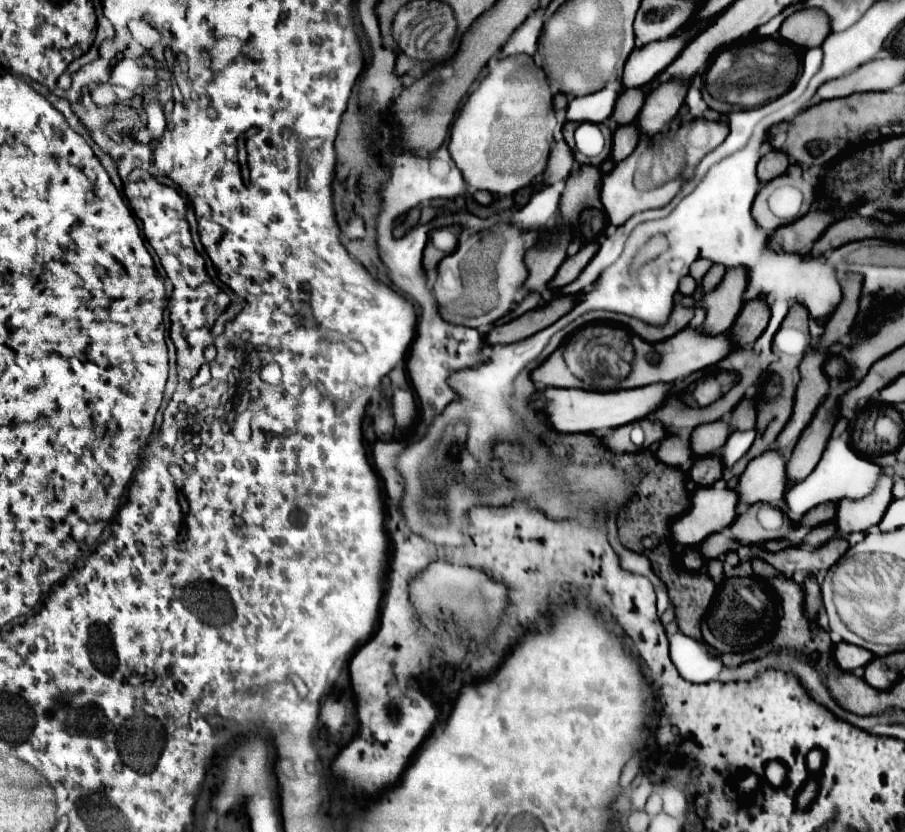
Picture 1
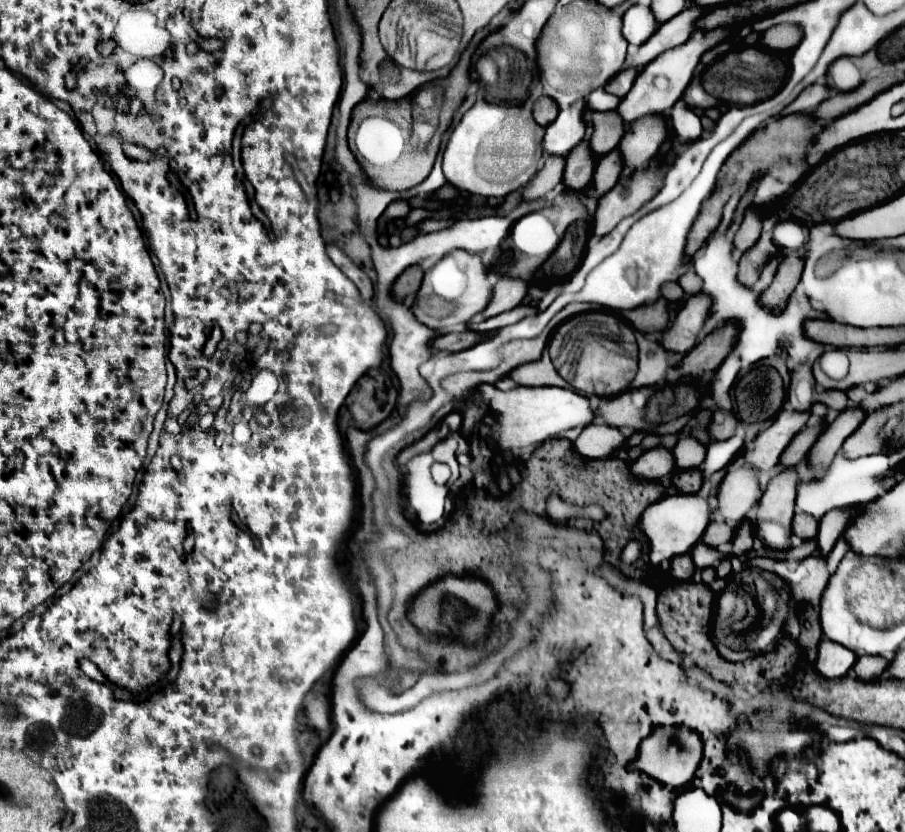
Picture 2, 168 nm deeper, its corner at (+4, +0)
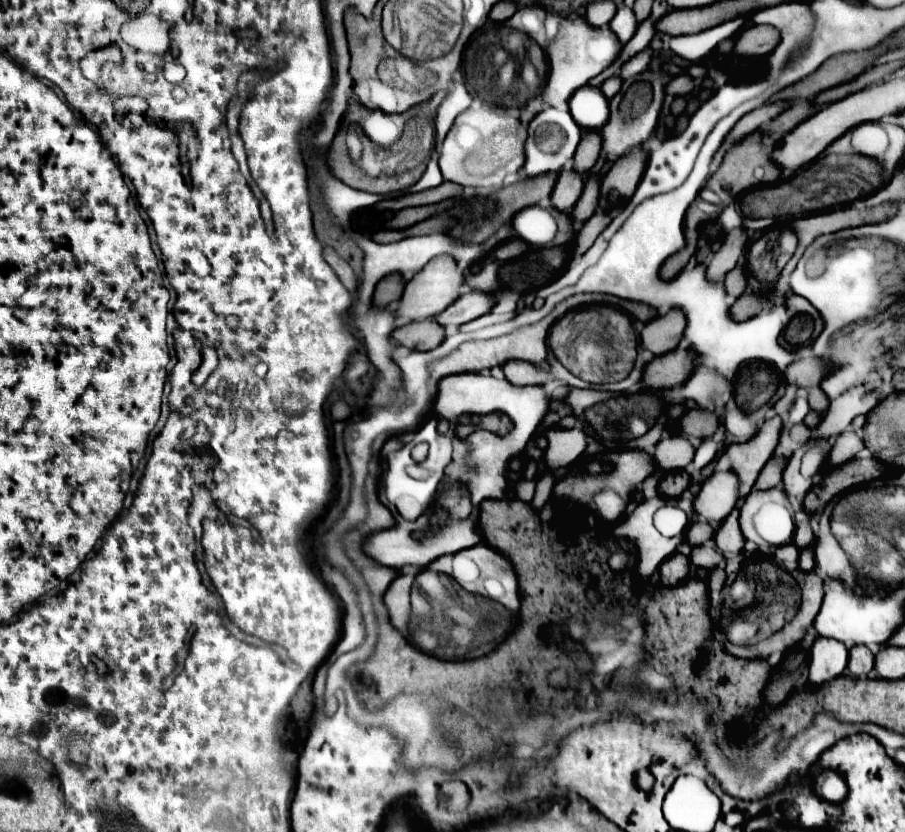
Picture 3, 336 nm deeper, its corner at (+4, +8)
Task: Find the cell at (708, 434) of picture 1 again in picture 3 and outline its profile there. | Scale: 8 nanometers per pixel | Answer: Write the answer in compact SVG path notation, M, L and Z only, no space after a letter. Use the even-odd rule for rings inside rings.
M672 435L664 437L654 451L654 459L658 467L670 471L670 469L684 469L694 459L694 447L684 435Z

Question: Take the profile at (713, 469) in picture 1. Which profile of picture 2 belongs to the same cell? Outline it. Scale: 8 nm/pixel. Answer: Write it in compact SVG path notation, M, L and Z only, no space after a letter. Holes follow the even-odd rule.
M680 469L672 475L672 483L680 493L698 493L702 487L702 473L698 469Z

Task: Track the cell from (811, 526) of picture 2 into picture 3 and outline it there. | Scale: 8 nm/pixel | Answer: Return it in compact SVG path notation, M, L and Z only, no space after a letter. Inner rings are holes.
M806 519L806 521L798 523L798 527L796 527L796 533L794 533L794 545L802 549L802 547L808 547L812 541L814 541L812 525L810 525L810 521Z

